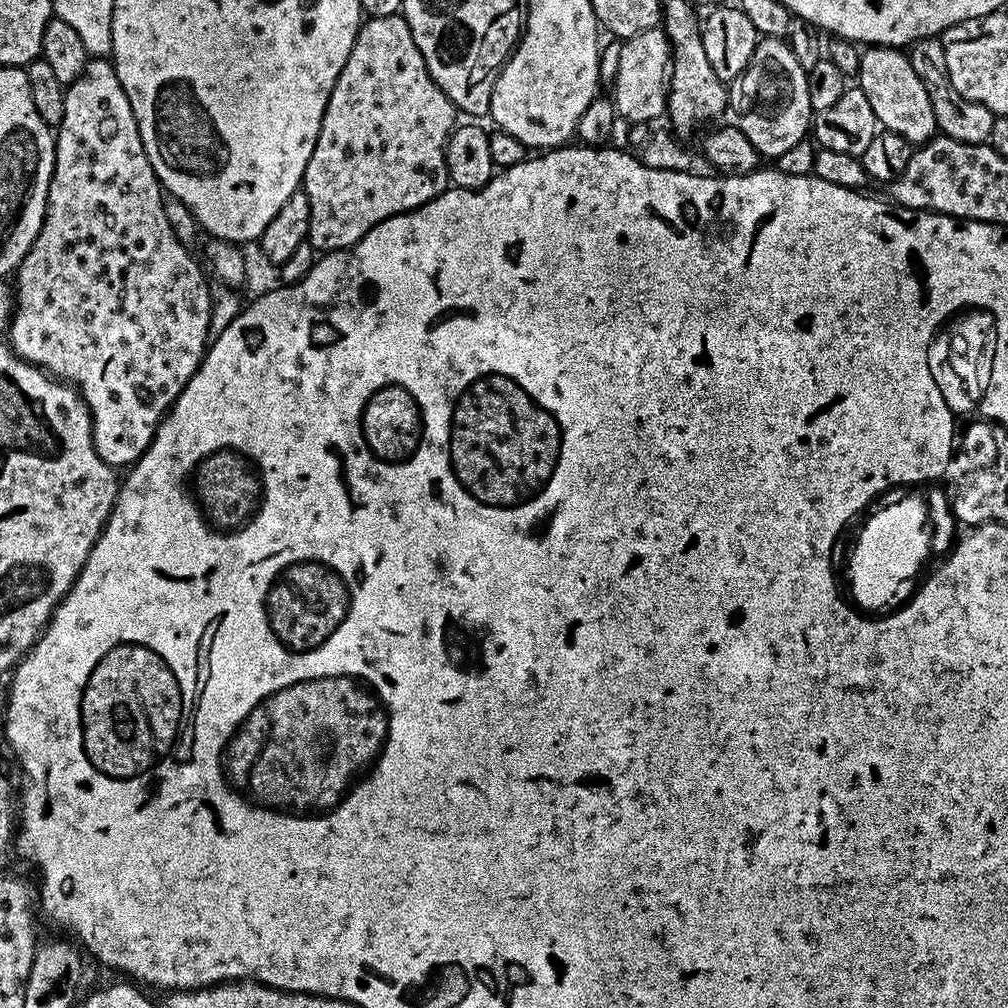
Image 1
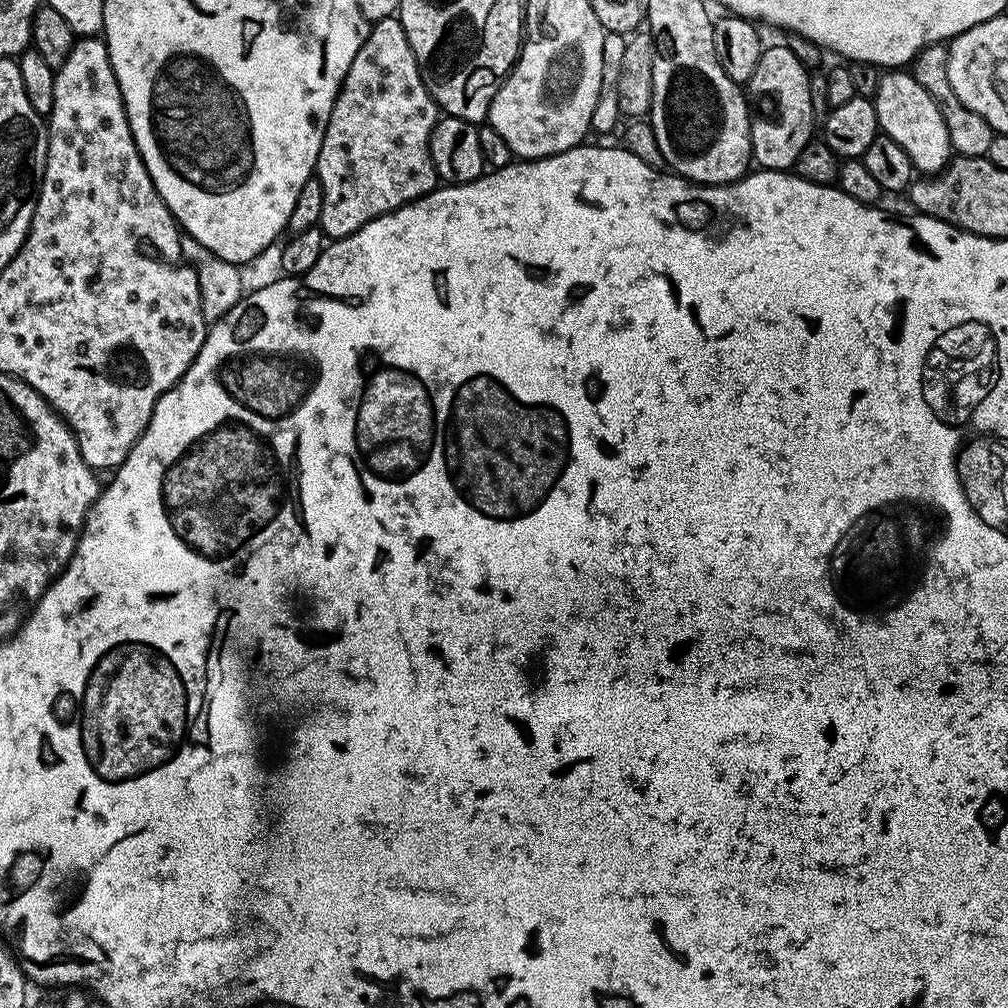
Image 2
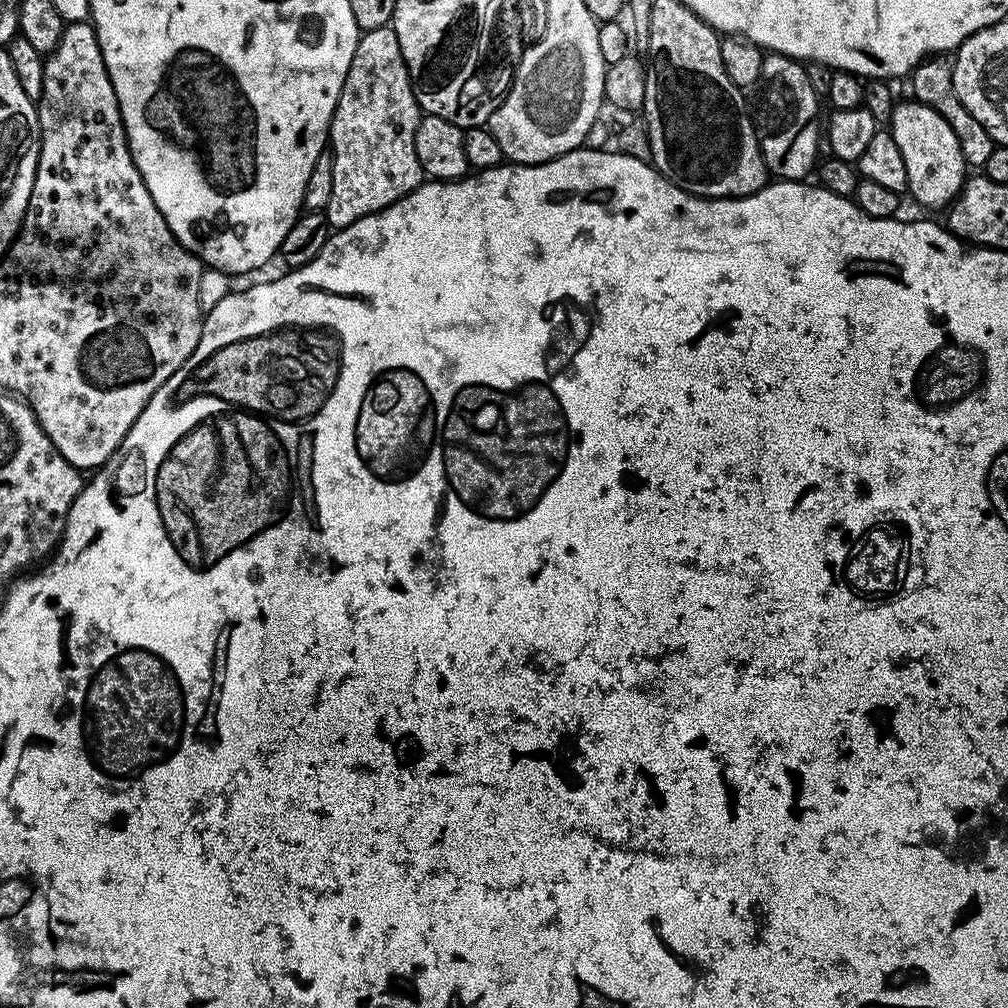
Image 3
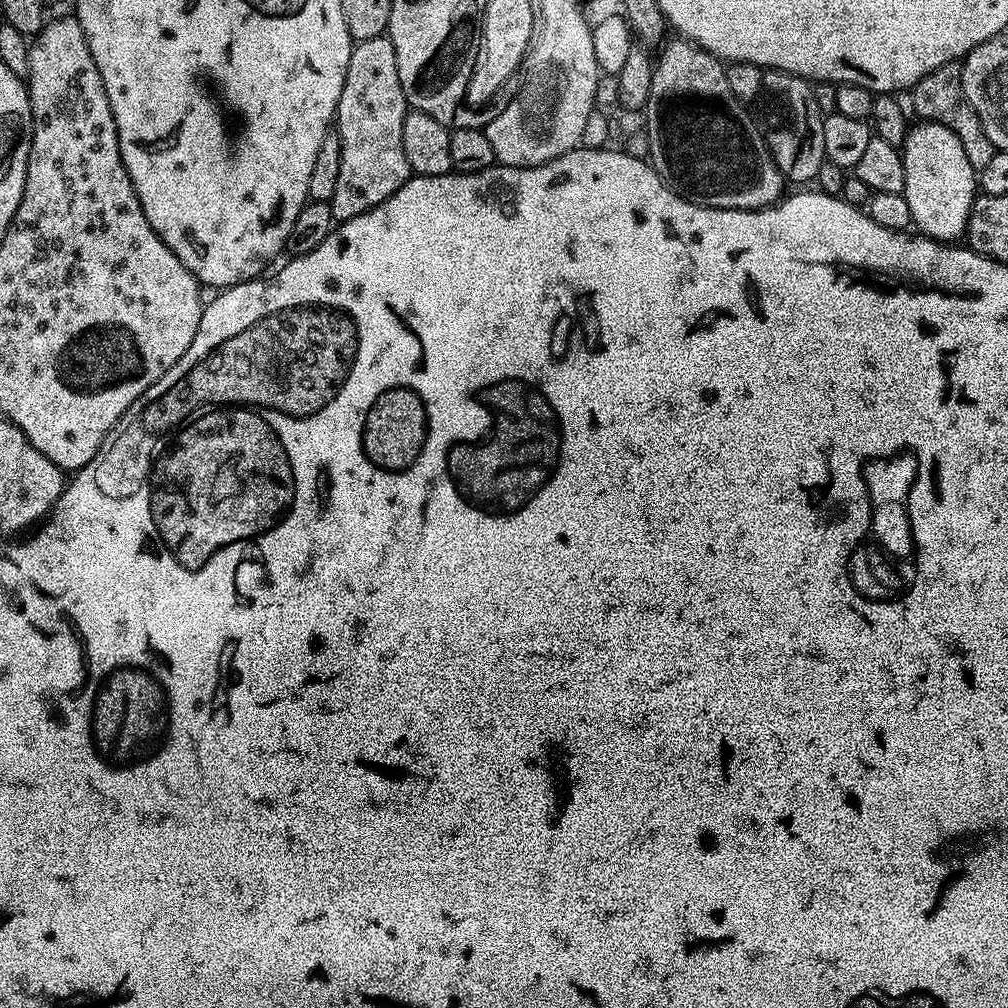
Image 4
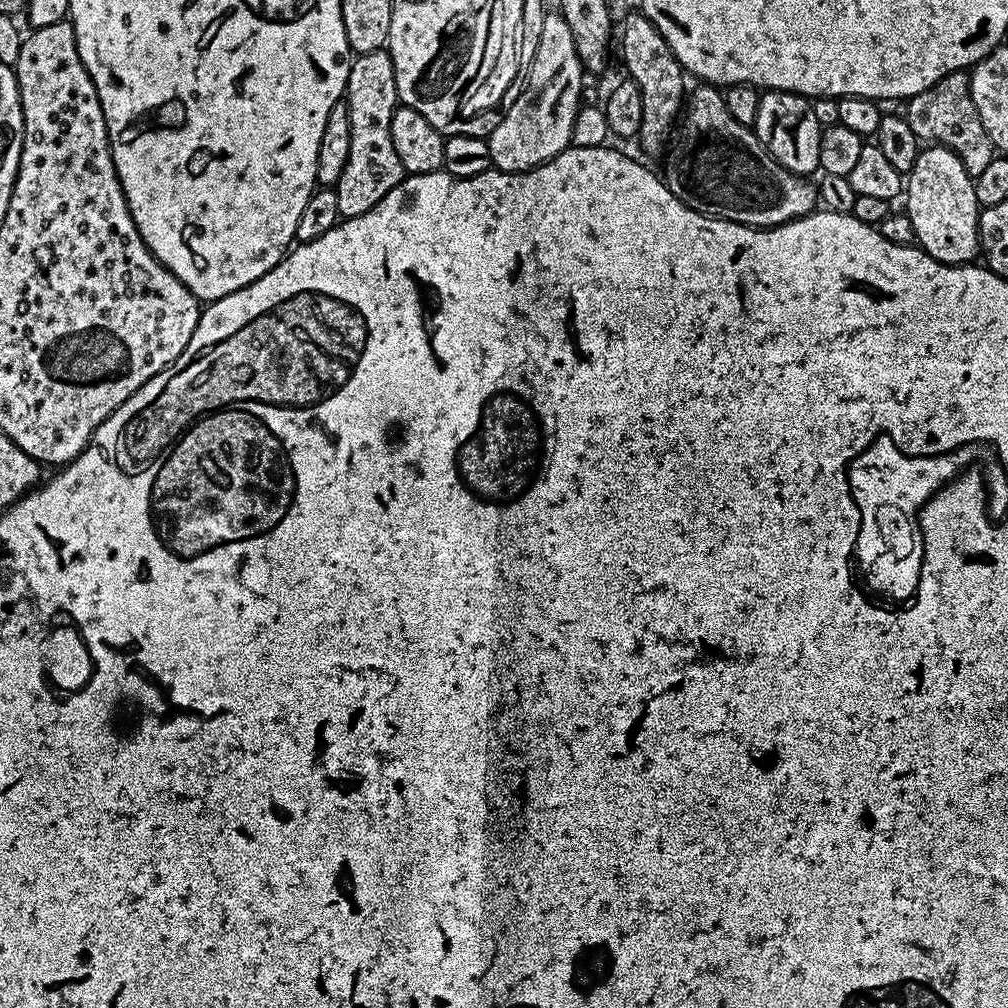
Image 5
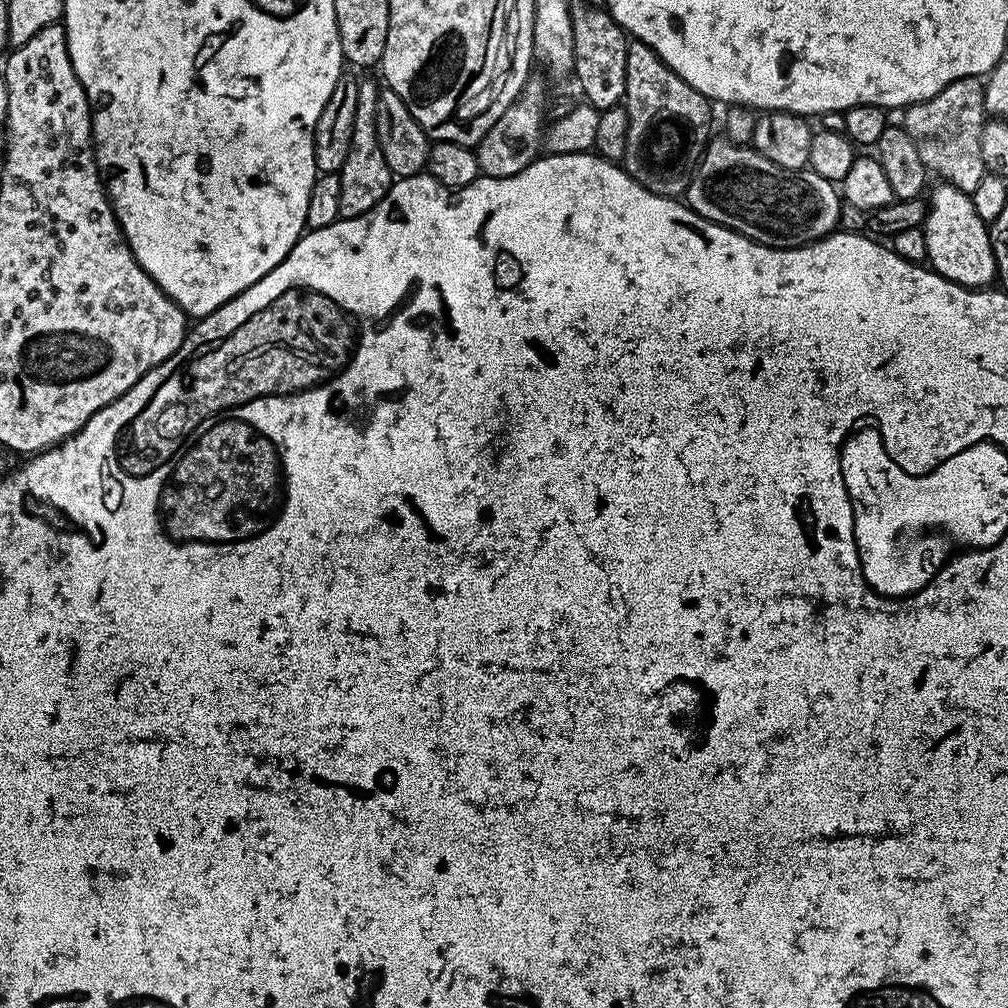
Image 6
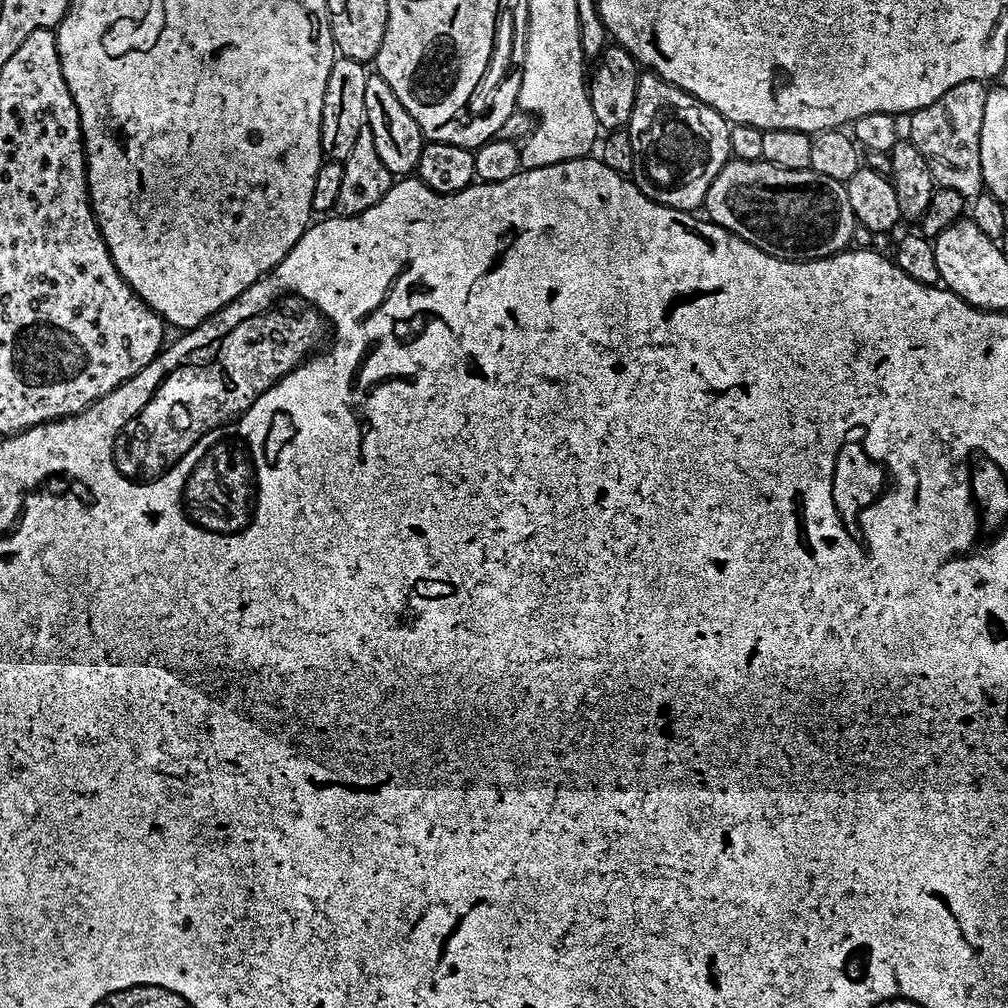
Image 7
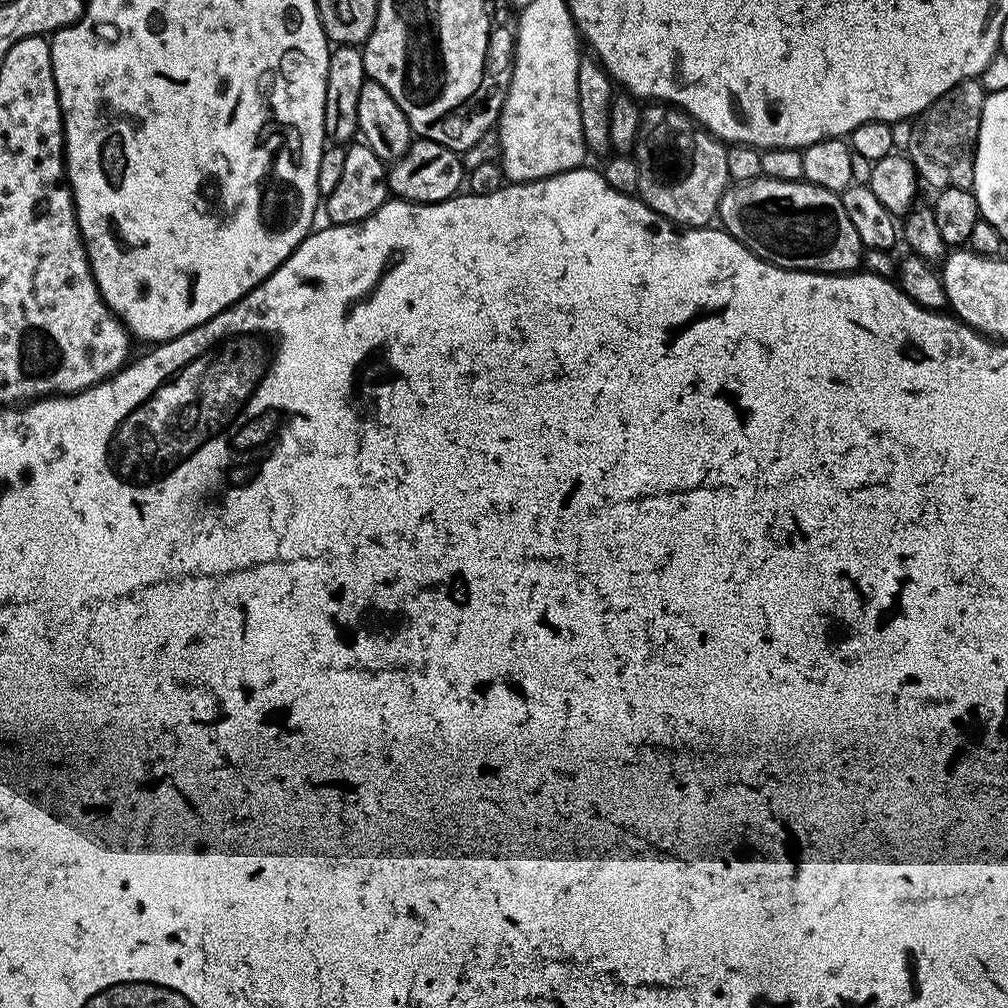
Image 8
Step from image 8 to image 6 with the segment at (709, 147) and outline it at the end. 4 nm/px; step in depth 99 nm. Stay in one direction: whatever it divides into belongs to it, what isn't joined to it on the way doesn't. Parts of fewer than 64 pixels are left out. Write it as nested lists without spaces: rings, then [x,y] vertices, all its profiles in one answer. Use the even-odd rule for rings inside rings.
[[[639,42],[628,45],[626,54],[626,90],[622,101],[629,114],[629,148],[626,160],[626,170],[634,176],[639,184],[659,196],[680,198],[688,191],[688,183],[692,181],[700,160],[708,149],[710,133],[708,123],[711,122],[713,105],[694,86],[682,82],[662,58],[650,46]]]

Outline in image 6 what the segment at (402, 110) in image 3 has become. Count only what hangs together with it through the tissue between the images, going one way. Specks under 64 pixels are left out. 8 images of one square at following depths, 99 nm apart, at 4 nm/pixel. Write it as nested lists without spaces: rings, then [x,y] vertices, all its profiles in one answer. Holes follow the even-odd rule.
[[[361,79],[358,83],[358,110],[354,112],[354,138],[350,154],[338,173],[342,182],[342,198],[338,198],[340,219],[349,220],[370,211],[385,194],[392,189],[394,177],[386,162],[386,154],[380,145],[380,135],[376,125],[378,114],[378,94],[380,88],[372,80]]]

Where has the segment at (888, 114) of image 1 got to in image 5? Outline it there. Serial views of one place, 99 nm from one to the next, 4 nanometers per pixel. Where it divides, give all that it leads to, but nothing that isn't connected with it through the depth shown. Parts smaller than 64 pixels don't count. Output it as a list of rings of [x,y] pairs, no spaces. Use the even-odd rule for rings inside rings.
[[[939,146],[921,147],[911,172],[906,176],[906,215],[914,222],[916,244],[943,264],[971,264],[980,252],[980,203],[974,194],[974,177],[962,166],[958,154]]]

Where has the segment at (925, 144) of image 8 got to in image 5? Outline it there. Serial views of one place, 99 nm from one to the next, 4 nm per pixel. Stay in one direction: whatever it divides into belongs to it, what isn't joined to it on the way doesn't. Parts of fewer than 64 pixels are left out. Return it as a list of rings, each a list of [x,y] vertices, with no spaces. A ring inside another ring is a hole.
[[[967,71],[946,74],[946,78],[934,82],[930,90],[922,90],[922,94],[907,101],[906,115],[910,130],[914,130],[921,142],[948,148],[958,154],[962,166],[966,166],[966,170],[975,178],[992,161],[994,145],[982,126],[982,118],[978,118],[978,110],[974,106],[970,90],[971,81],[972,77]]]

